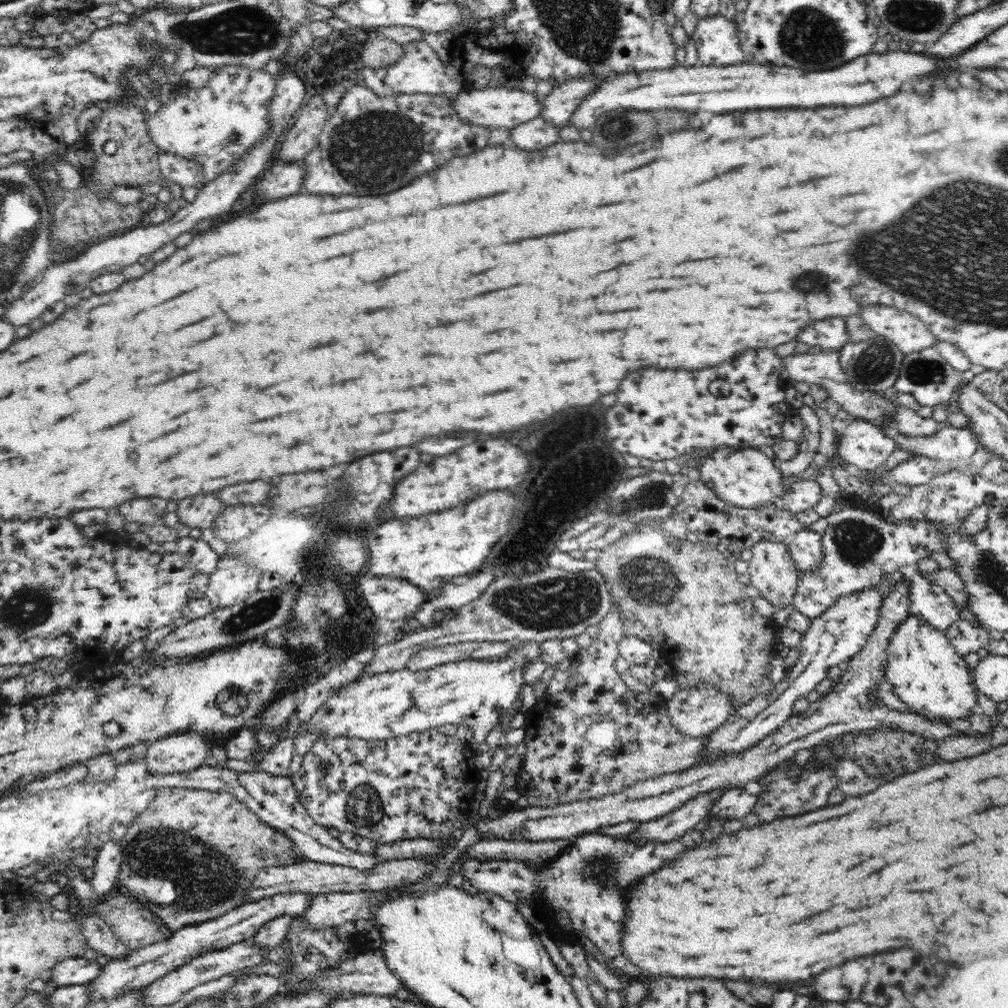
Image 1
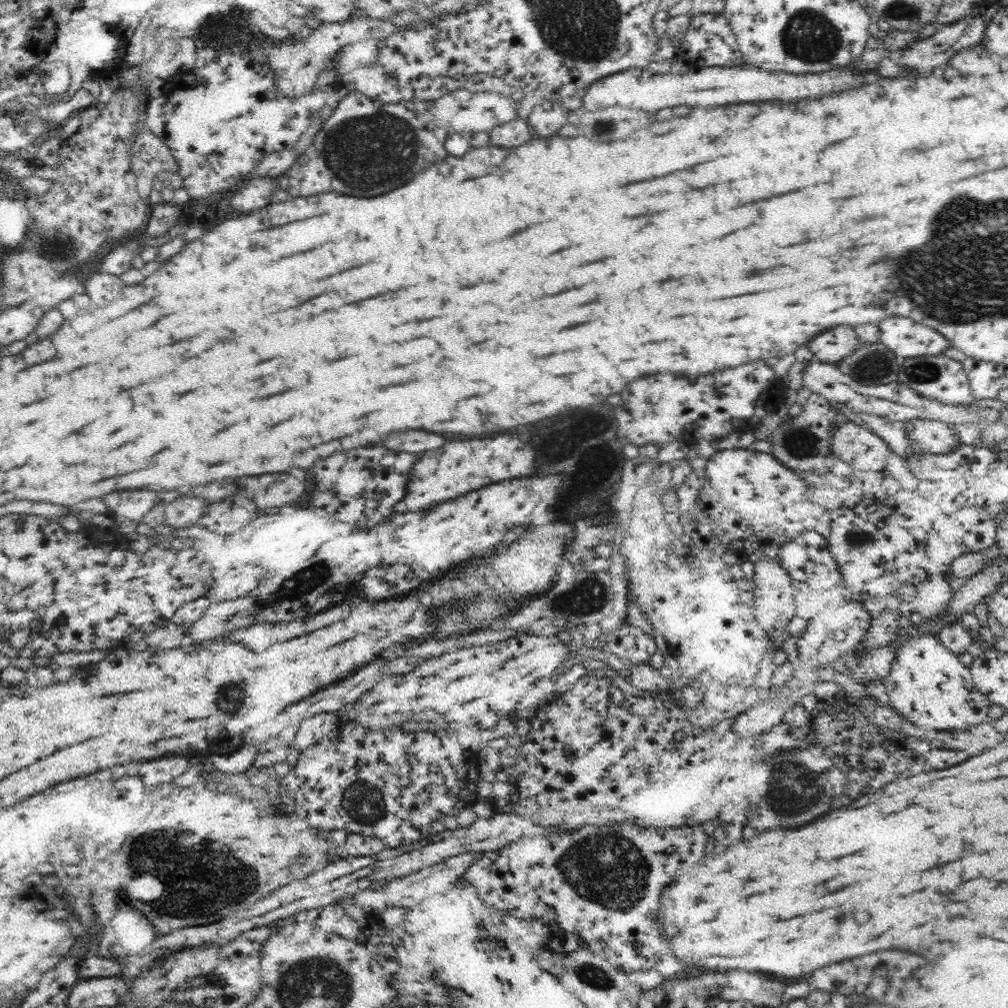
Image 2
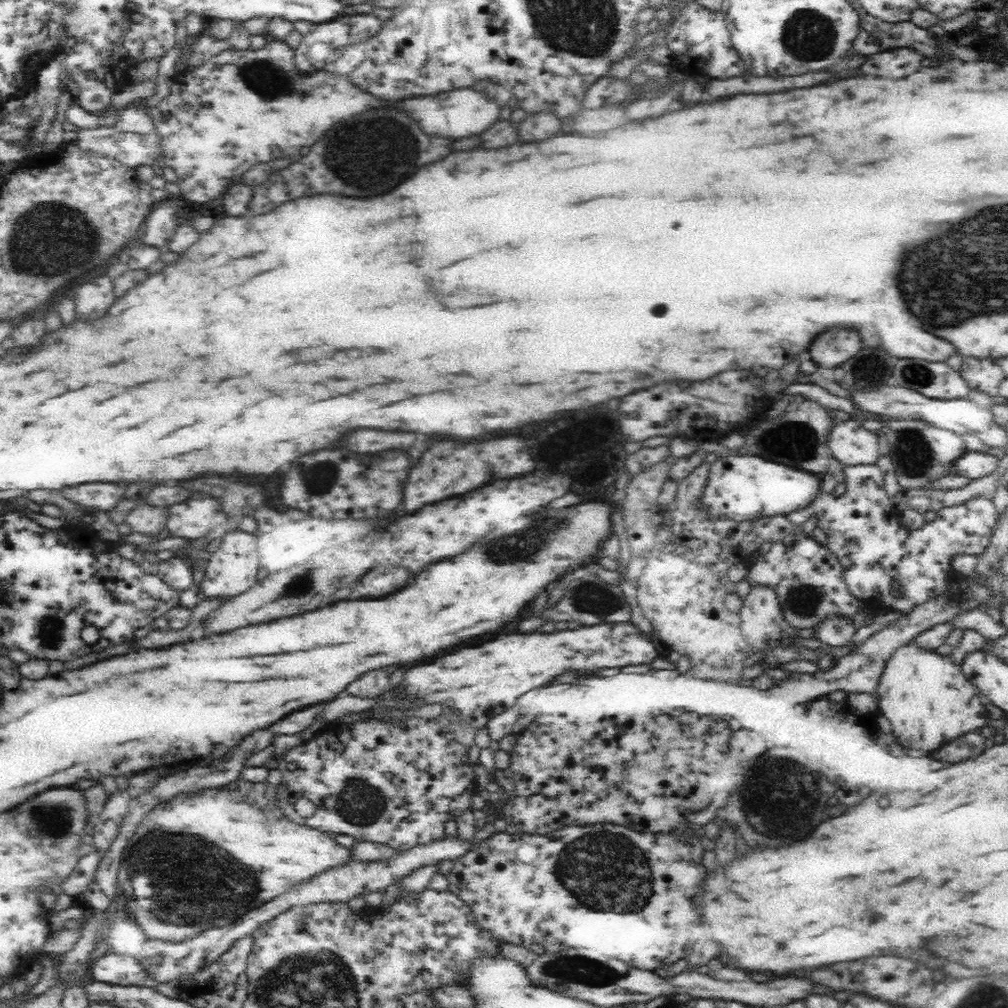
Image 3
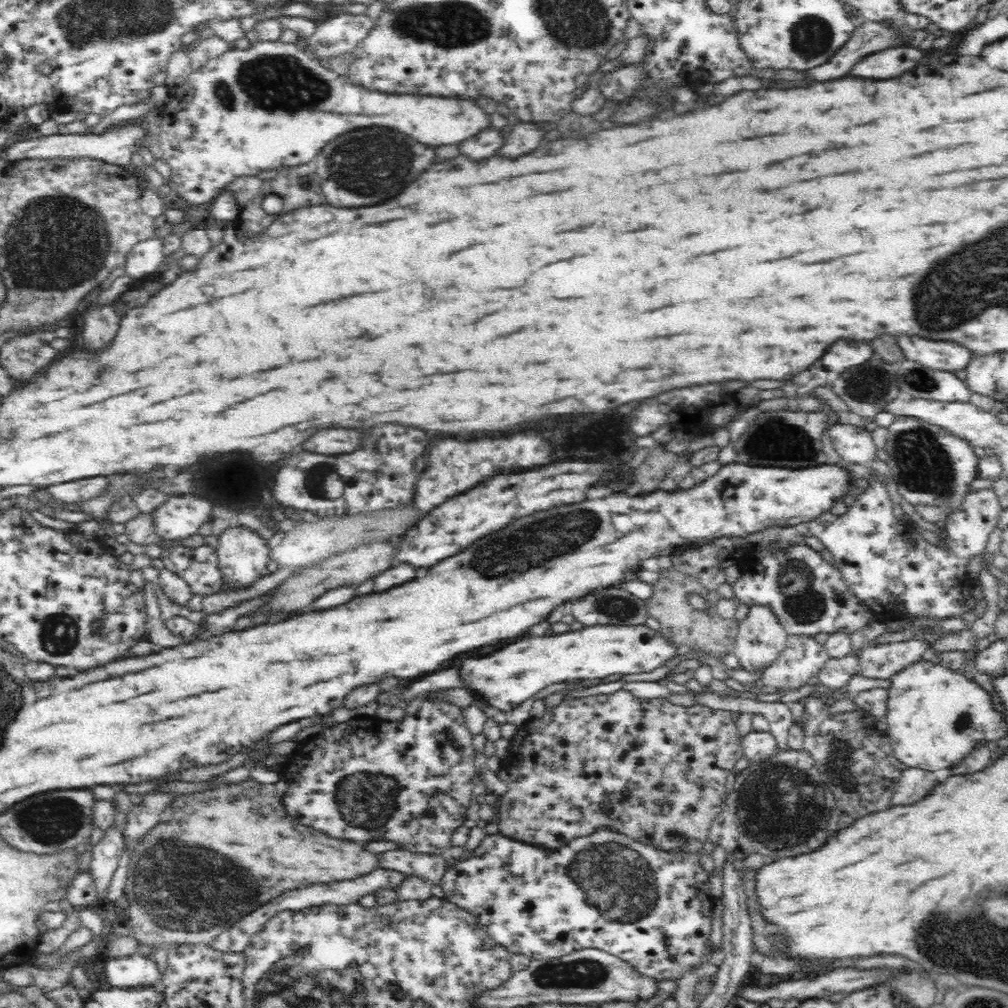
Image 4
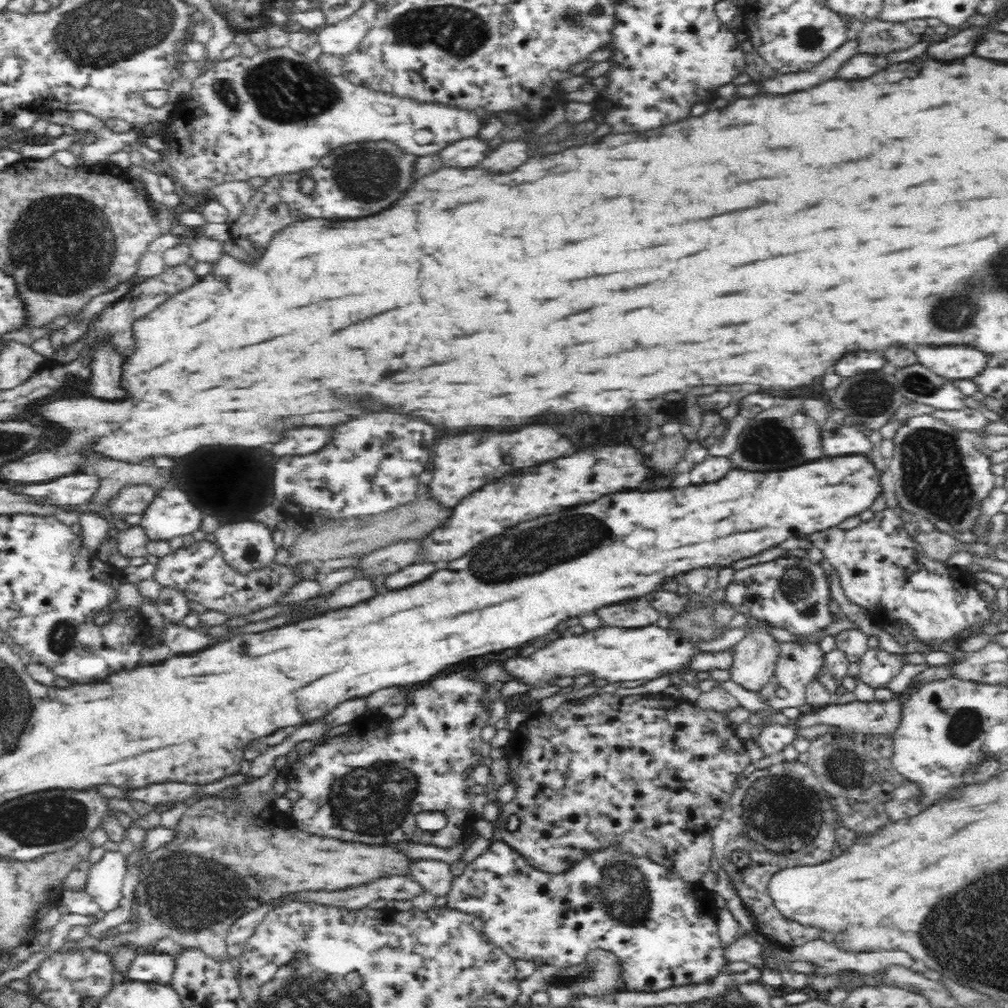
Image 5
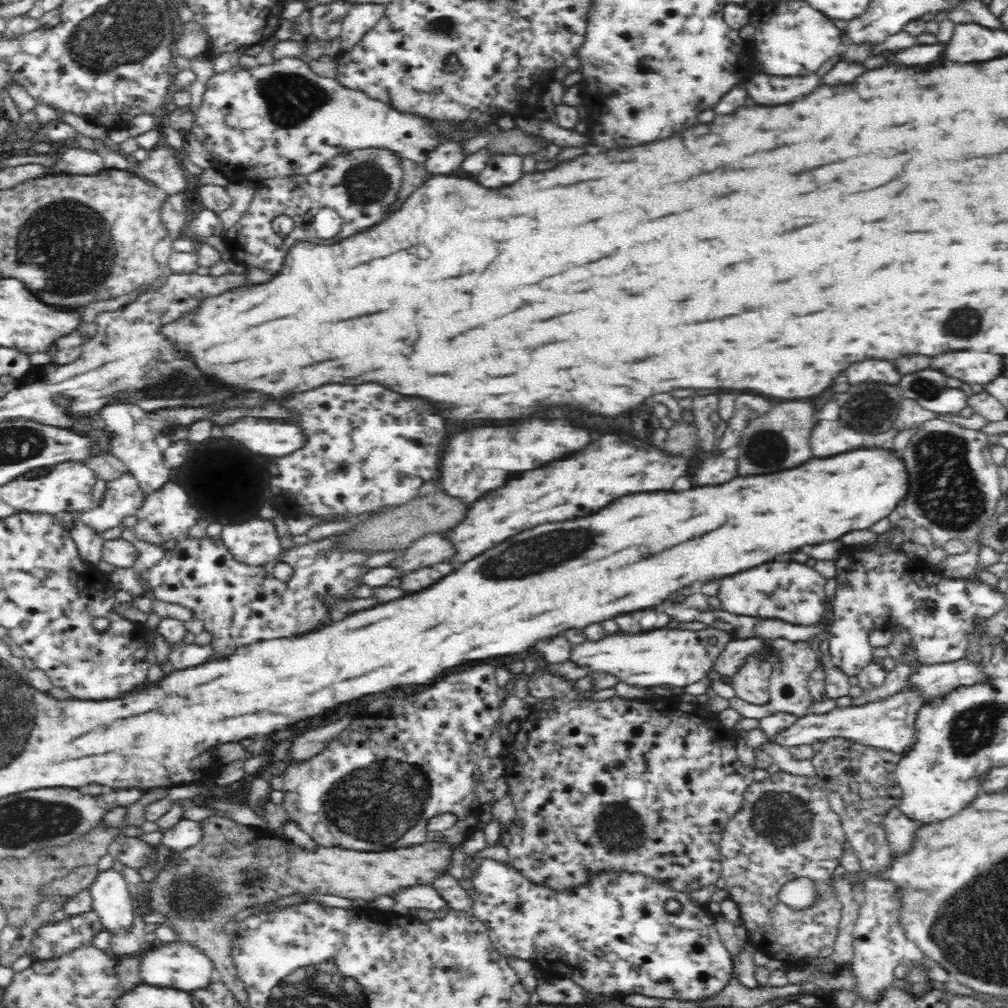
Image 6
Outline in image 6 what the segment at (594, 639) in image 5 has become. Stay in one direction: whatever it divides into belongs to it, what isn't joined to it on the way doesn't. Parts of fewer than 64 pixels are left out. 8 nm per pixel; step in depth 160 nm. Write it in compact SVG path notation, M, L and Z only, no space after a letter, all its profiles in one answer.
M716 627L701 630L659 628L640 634L606 634L600 640L586 640L570 648L568 661L582 669L606 672L626 684L653 687L656 684L688 686L712 671L716 657L730 642L730 633Z

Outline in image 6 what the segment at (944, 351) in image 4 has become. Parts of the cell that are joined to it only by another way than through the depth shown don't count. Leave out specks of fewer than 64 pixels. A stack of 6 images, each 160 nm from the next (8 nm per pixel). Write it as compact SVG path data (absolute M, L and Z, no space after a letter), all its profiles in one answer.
M964 350L964 352L944 352L930 358L932 366L942 370L948 378L960 378L968 384L986 384L990 382L998 370L1000 370L1000 356L990 352L976 352L976 350Z

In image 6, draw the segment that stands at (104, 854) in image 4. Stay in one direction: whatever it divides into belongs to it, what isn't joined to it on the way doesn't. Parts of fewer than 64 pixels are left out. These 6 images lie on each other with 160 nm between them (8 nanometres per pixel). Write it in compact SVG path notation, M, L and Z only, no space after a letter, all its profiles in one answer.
M116 868L98 872L89 892L100 923L109 933L126 933L133 927L134 906L125 876Z

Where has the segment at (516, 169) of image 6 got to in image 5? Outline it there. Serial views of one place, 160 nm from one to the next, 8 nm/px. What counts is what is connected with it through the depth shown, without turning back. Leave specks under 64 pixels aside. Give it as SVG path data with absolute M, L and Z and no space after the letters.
M516 138L500 144L494 152L490 152L490 156L484 162L480 162L480 166L494 172L504 172L518 168L520 164L526 162L526 158L528 158L528 144L522 138Z

